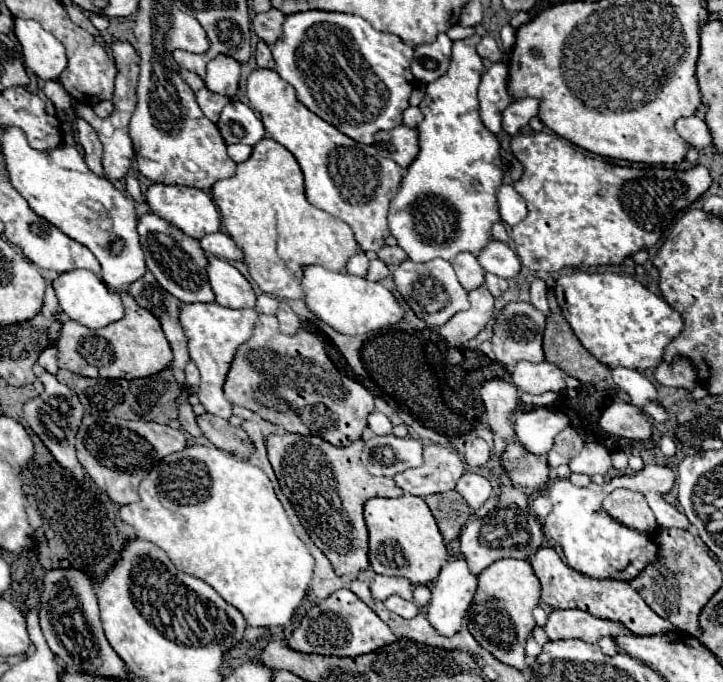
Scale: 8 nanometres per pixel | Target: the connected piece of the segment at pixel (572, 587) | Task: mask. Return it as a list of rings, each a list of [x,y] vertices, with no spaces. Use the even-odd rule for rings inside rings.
[[[541,548],[531,558],[531,568],[541,582],[541,602],[551,608],[579,608],[589,610],[597,618],[609,618],[621,622],[625,628],[635,632],[637,636],[653,636],[653,634],[667,634],[677,630],[669,620],[657,616],[629,582],[615,580],[615,578],[589,578],[571,566],[567,566],[561,556],[553,548]]]

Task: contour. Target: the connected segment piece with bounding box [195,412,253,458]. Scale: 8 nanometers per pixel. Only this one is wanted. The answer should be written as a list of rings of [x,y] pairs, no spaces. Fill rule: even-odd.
[[[209,412],[197,416],[195,420],[203,436],[211,440],[217,448],[233,452],[237,458],[249,458],[249,450],[253,450],[253,446],[249,446],[249,436],[241,428],[231,426],[227,420],[217,418]]]

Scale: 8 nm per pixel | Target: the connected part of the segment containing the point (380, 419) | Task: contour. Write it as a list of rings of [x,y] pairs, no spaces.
[[[377,410],[369,414],[367,422],[369,422],[369,428],[371,428],[375,434],[379,434],[379,436],[383,436],[383,434],[389,434],[389,432],[393,430],[393,424],[391,424],[391,420],[389,420],[385,414],[377,412]]]

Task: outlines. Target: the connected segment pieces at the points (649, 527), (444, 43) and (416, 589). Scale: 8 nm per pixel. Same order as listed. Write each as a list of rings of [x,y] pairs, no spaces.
[[[615,490],[611,492],[605,500],[601,510],[605,510],[615,522],[633,528],[641,534],[655,534],[657,530],[657,520],[647,504],[647,500],[631,490]]]
[[[439,34],[435,42],[421,44],[415,48],[415,58],[411,62],[411,72],[421,84],[437,80],[449,68],[451,40],[447,34]]]
[[[417,584],[413,586],[413,602],[417,608],[423,608],[431,598],[431,586],[429,584]]]

